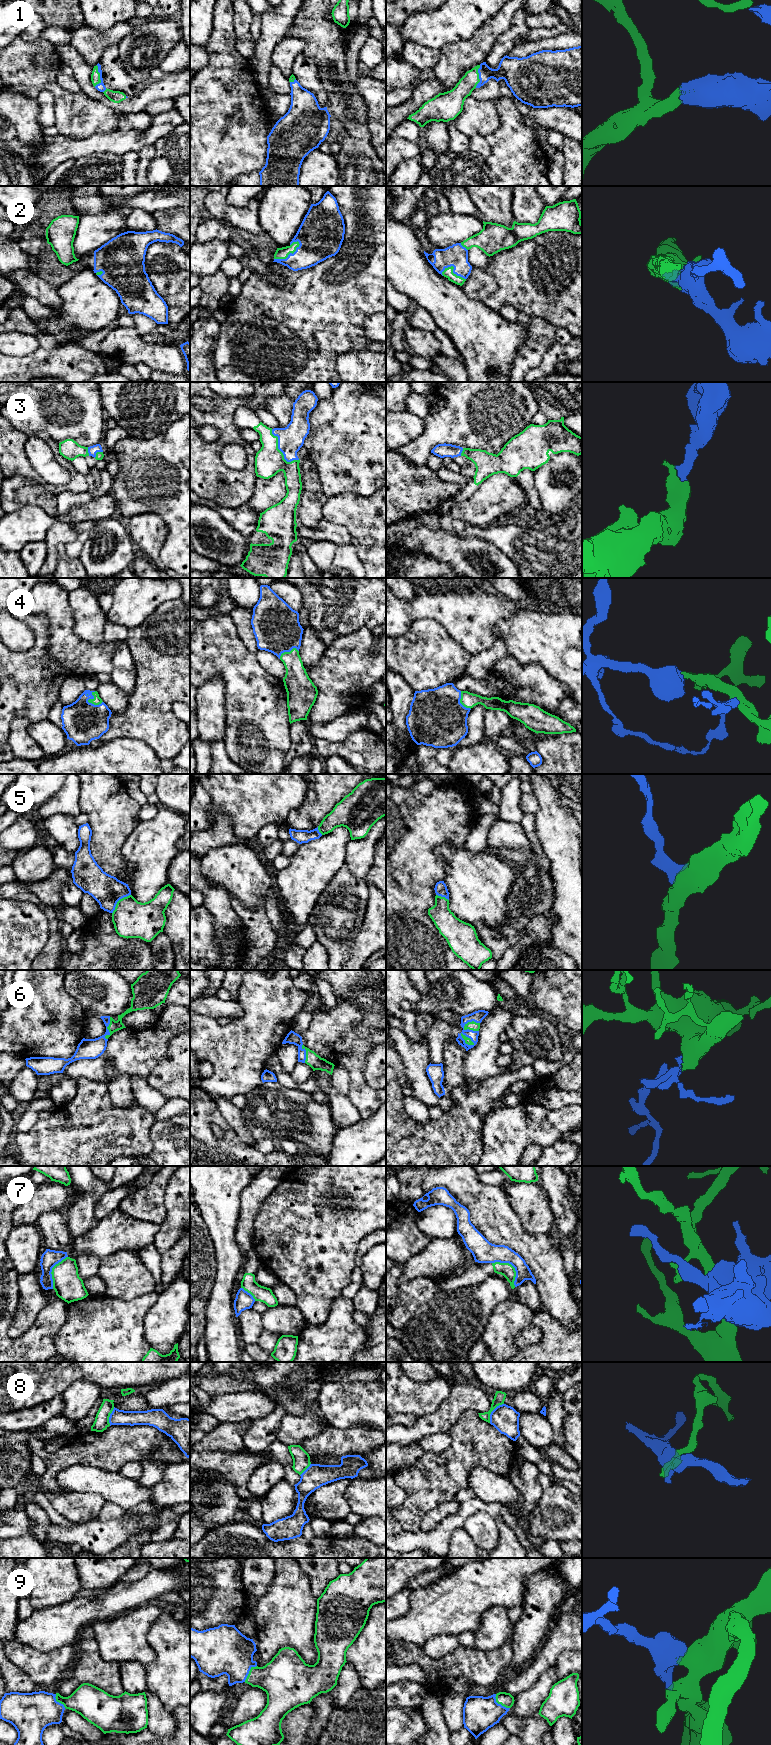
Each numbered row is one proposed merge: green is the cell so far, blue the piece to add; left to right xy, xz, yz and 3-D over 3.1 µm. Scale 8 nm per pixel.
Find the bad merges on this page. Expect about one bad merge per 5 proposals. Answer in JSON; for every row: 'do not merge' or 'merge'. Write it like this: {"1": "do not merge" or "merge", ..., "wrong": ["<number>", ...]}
{"1": "merge", "2": "merge", "3": "merge", "4": "merge", "5": "merge", "6": "merge", "7": "do not merge", "8": "do not merge", "9": "merge", "wrong": ["7", "8"]}

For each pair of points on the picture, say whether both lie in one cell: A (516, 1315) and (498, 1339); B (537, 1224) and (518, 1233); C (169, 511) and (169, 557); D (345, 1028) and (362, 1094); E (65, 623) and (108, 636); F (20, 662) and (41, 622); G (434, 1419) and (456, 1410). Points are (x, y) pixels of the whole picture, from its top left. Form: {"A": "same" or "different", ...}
{"A": "same", "B": "different", "C": "same", "D": "same", "E": "different", "F": "same", "G": "same"}

